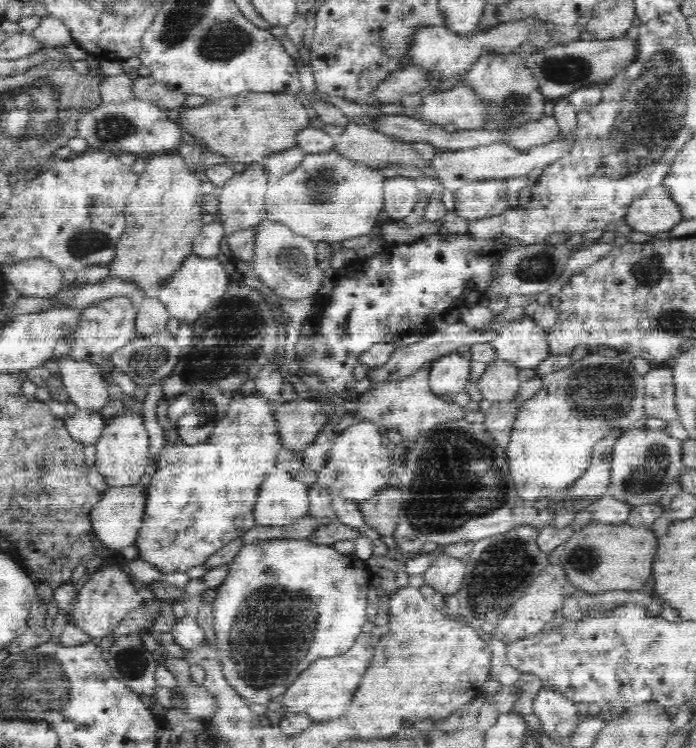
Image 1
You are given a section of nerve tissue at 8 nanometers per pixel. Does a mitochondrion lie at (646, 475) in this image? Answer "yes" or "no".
yes

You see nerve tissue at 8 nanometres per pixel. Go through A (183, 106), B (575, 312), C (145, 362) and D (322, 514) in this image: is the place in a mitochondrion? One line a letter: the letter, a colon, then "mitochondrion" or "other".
A: other
B: other
C: mitochondrion
D: other

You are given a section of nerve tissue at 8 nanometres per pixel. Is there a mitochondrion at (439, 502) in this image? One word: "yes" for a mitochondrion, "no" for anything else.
yes

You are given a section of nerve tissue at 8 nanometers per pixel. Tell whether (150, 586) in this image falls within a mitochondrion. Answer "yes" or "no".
no

